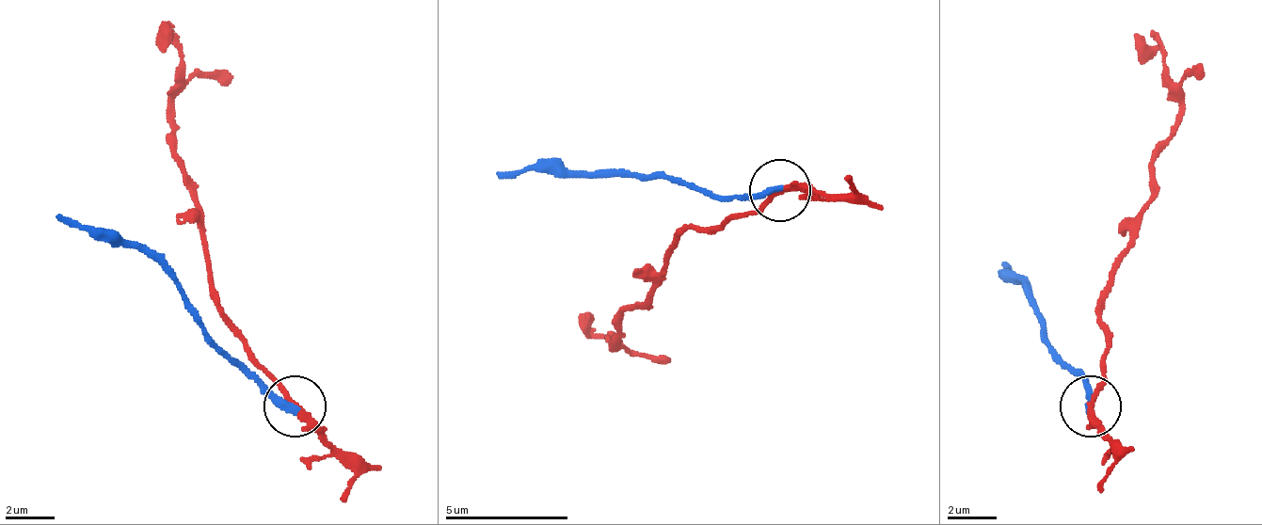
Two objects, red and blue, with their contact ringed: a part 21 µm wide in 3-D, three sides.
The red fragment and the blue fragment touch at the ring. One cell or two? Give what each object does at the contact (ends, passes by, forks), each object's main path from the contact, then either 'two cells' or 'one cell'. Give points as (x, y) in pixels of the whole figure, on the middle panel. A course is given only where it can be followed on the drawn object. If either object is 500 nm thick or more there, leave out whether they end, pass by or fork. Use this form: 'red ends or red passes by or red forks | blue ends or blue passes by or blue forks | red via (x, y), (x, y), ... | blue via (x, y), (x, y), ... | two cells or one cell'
red passes by | blue ends | red via (781, 188), (726, 227), (678, 240), (668, 253), (663, 280), (620, 318), (613, 347), (578, 316) | blue via (781, 188), (756, 195), (699, 193), (670, 178), (532, 168), (496, 177) | two cells

